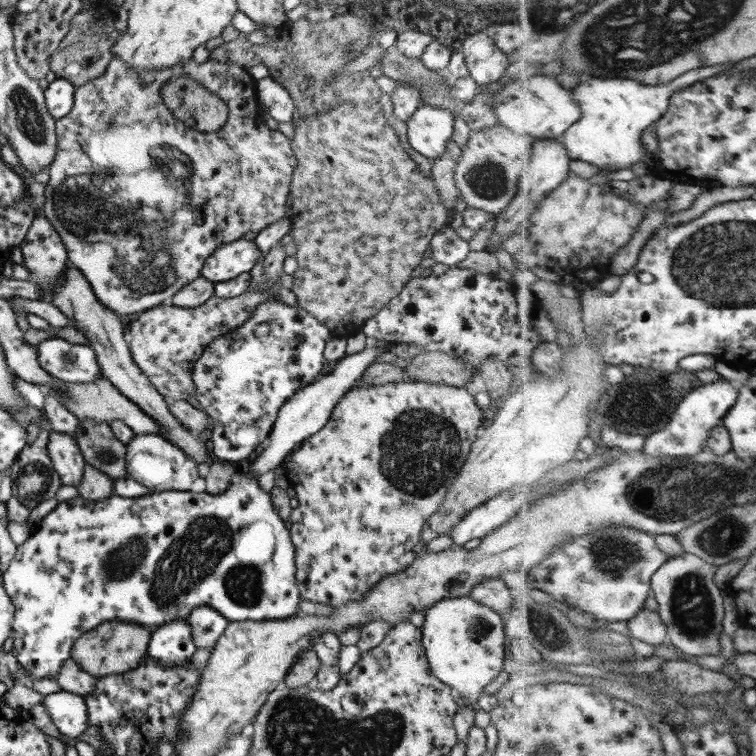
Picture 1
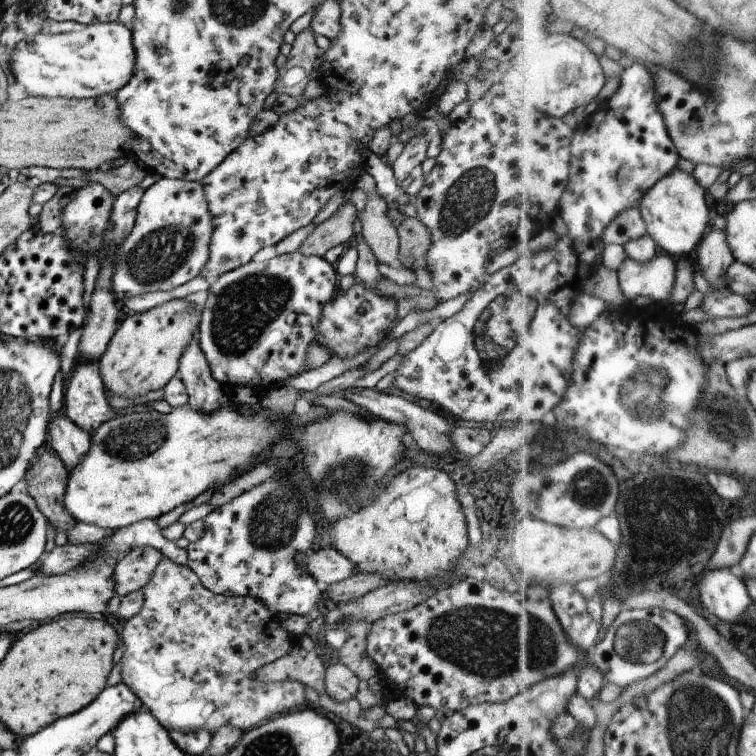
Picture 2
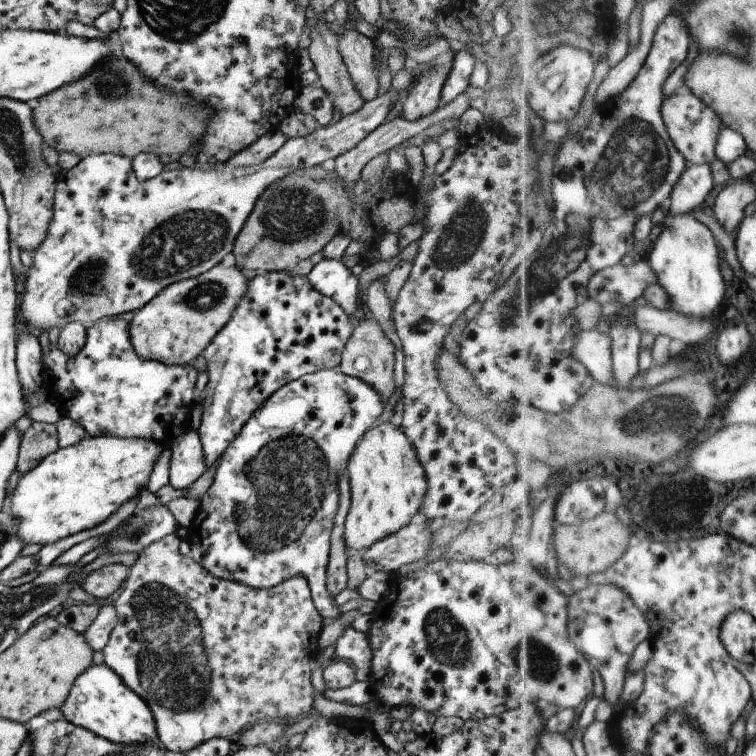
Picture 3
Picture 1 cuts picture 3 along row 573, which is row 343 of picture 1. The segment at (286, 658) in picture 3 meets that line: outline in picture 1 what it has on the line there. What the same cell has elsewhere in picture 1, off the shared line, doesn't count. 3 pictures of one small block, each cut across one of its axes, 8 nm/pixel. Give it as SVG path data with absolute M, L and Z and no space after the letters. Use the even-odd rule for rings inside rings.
M280 240L276 243L264 258L263 271L268 279L266 288L248 288L244 294L228 299L212 296L196 308L180 308L169 303L160 304L142 312L140 317L130 324L129 336L132 337L130 351L133 360L152 381L160 395L173 401L194 396L195 387L191 374L196 360L200 358L205 348L218 336L228 336L231 332L242 328L252 315L252 311L266 299L280 300L275 294L275 283L280 283L283 262L287 257L284 253L285 242Z

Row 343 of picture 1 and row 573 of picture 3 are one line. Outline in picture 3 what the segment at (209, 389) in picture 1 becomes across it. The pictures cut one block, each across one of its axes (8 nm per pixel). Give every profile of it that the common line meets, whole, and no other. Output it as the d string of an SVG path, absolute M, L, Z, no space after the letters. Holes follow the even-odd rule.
M323 369L294 380L285 386L282 386L277 392L274 392L249 418L241 429L241 432L231 441L231 444L224 450L221 455L215 474L213 475L213 482L208 490L208 493L202 498L200 502L200 511L195 520L190 524L189 539L191 552L189 556L204 569L207 569L214 577L220 579L227 579L230 581L239 581L244 585L256 589L268 589L287 579L304 576L308 582L311 596L318 610L318 613L323 617L324 621L332 621L340 618L342 612L338 610L334 598L330 596L326 586L327 564L330 554L330 537L332 529L334 528L334 518L338 512L340 492L338 480L340 476L346 474L346 464L351 458L350 454L355 452L355 447L358 442L364 437L364 434L372 429L372 424L378 416L386 415L387 409L384 408L384 403L380 396L373 390L366 382L352 377L351 375L343 374L337 369ZM286 440L286 458L282 458L282 444Z

